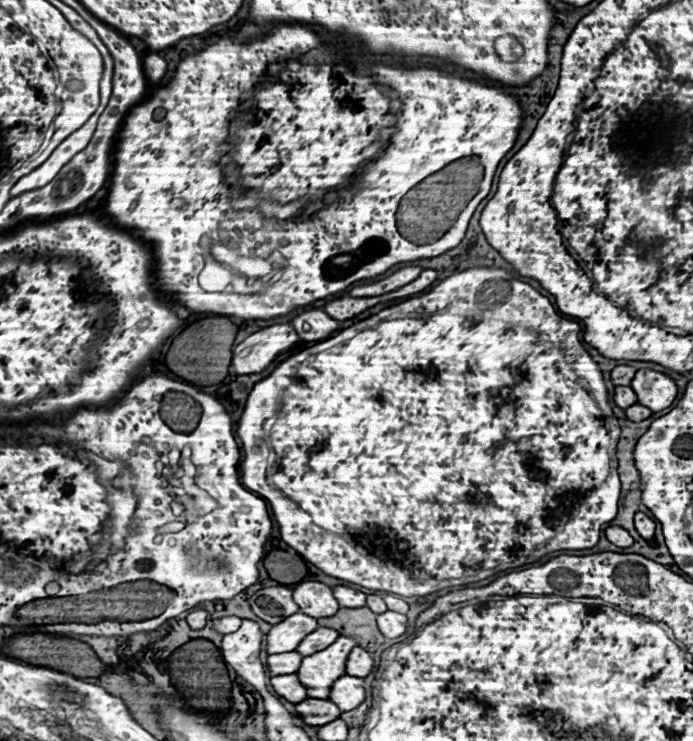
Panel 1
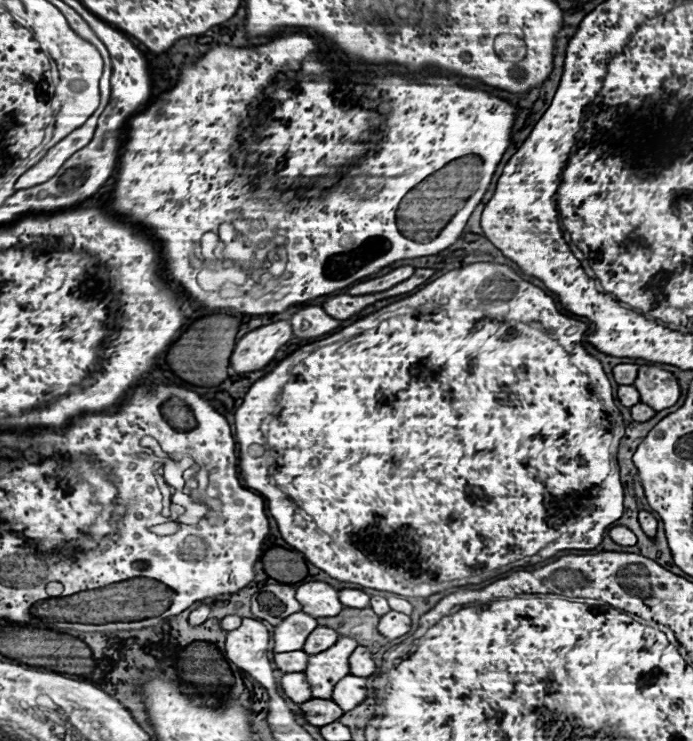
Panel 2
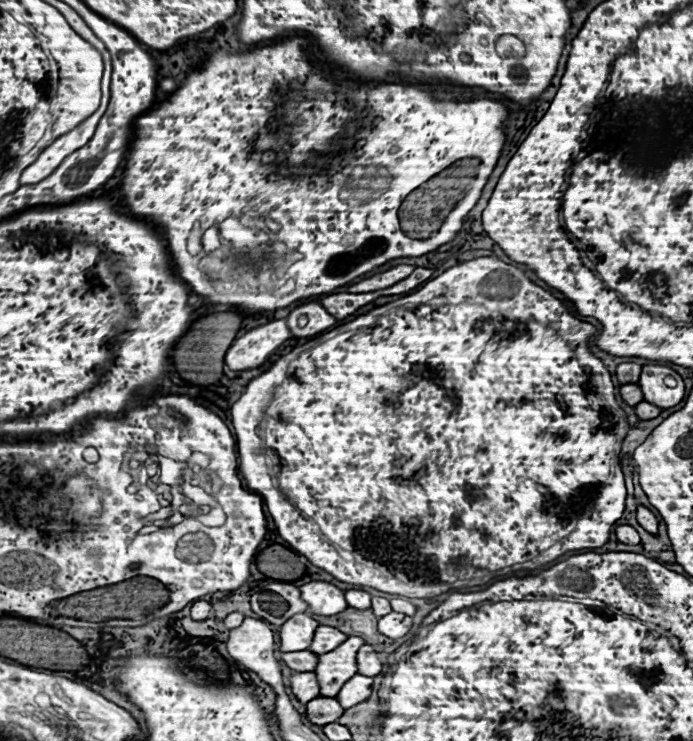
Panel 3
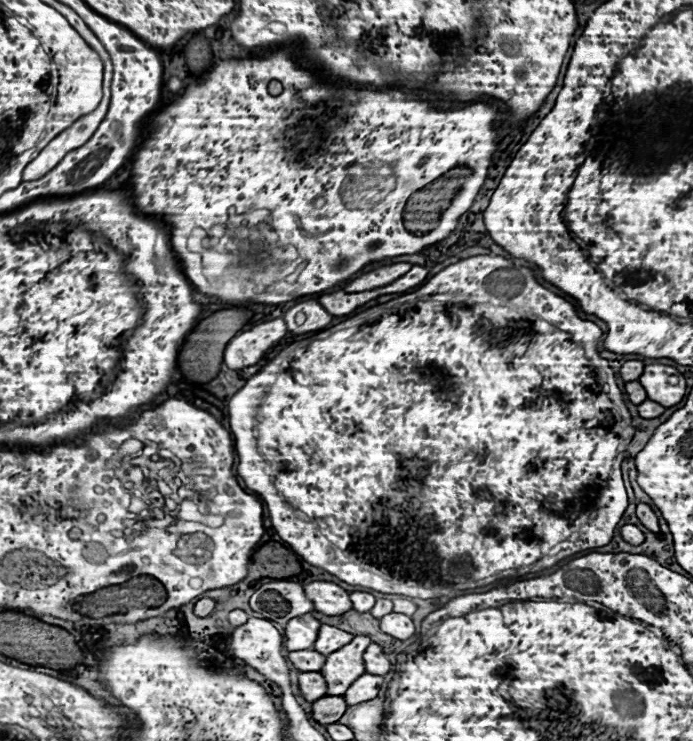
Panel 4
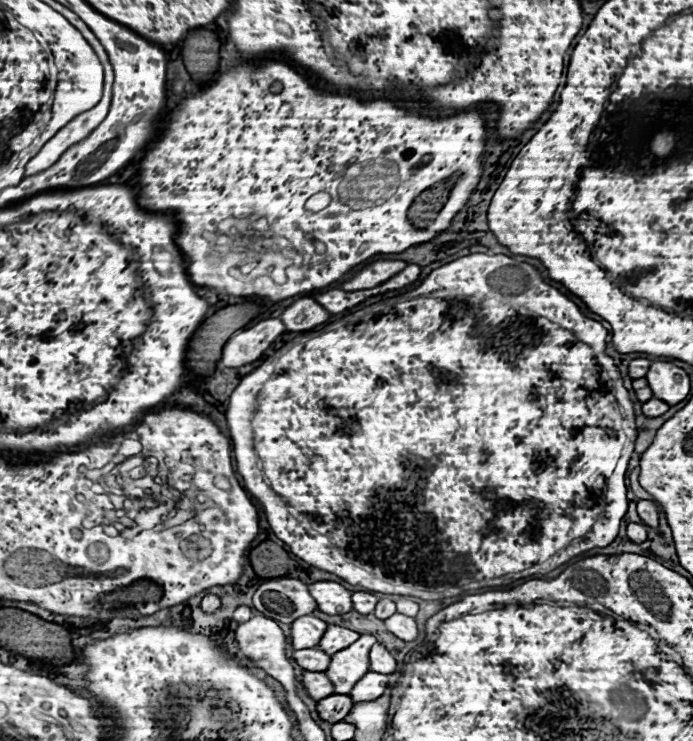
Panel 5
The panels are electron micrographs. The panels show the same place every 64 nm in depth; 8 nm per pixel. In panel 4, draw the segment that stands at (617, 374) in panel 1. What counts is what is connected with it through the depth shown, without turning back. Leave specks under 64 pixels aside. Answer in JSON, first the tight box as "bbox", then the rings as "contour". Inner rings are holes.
{"bbox":[620,360,644,382],"contour":[[[630,360],[630,362],[626,362],[626,364],[620,368],[620,376],[622,376],[622,380],[626,380],[626,382],[638,380],[638,378],[642,376],[642,372],[644,372],[644,362],[640,362],[640,360]]]}

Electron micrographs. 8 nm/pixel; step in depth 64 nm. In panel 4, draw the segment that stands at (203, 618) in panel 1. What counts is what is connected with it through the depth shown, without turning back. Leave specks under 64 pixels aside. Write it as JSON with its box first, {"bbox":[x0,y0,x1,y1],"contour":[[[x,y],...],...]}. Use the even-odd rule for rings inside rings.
{"bbox":[194,598,216,616],"contour":[[[200,598],[200,600],[196,602],[194,612],[196,612],[198,616],[210,616],[212,610],[214,610],[214,606],[216,606],[216,602],[214,602],[212,598]]]}

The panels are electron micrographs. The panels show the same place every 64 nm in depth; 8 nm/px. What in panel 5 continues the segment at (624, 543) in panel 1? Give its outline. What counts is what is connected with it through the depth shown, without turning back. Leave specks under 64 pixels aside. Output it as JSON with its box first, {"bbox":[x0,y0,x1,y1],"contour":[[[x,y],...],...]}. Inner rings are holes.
{"bbox":[628,524,648,542],"contour":[[[628,524],[628,538],[632,542],[642,542],[648,538],[648,530],[644,524]]]}

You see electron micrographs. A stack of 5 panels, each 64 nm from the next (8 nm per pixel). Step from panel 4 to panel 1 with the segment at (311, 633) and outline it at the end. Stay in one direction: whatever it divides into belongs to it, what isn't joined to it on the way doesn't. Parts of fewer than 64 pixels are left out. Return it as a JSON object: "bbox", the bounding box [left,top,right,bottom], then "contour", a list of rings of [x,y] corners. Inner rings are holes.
{"bbox":[268,612,318,654],"contour":[[[296,612],[294,616],[288,616],[280,624],[272,626],[268,632],[268,654],[282,654],[292,652],[298,648],[298,644],[318,628],[318,622],[302,612]]]}

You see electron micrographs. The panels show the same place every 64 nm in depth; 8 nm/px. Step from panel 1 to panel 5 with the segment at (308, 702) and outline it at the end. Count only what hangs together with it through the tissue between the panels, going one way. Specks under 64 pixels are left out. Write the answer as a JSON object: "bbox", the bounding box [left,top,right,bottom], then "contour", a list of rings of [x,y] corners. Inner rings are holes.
{"bbox":[318,694,354,724],"contour":[[[332,694],[326,696],[322,700],[318,700],[318,714],[322,720],[336,724],[338,720],[344,720],[350,712],[350,708],[354,706],[354,702],[350,700],[350,696],[346,694]]]}

